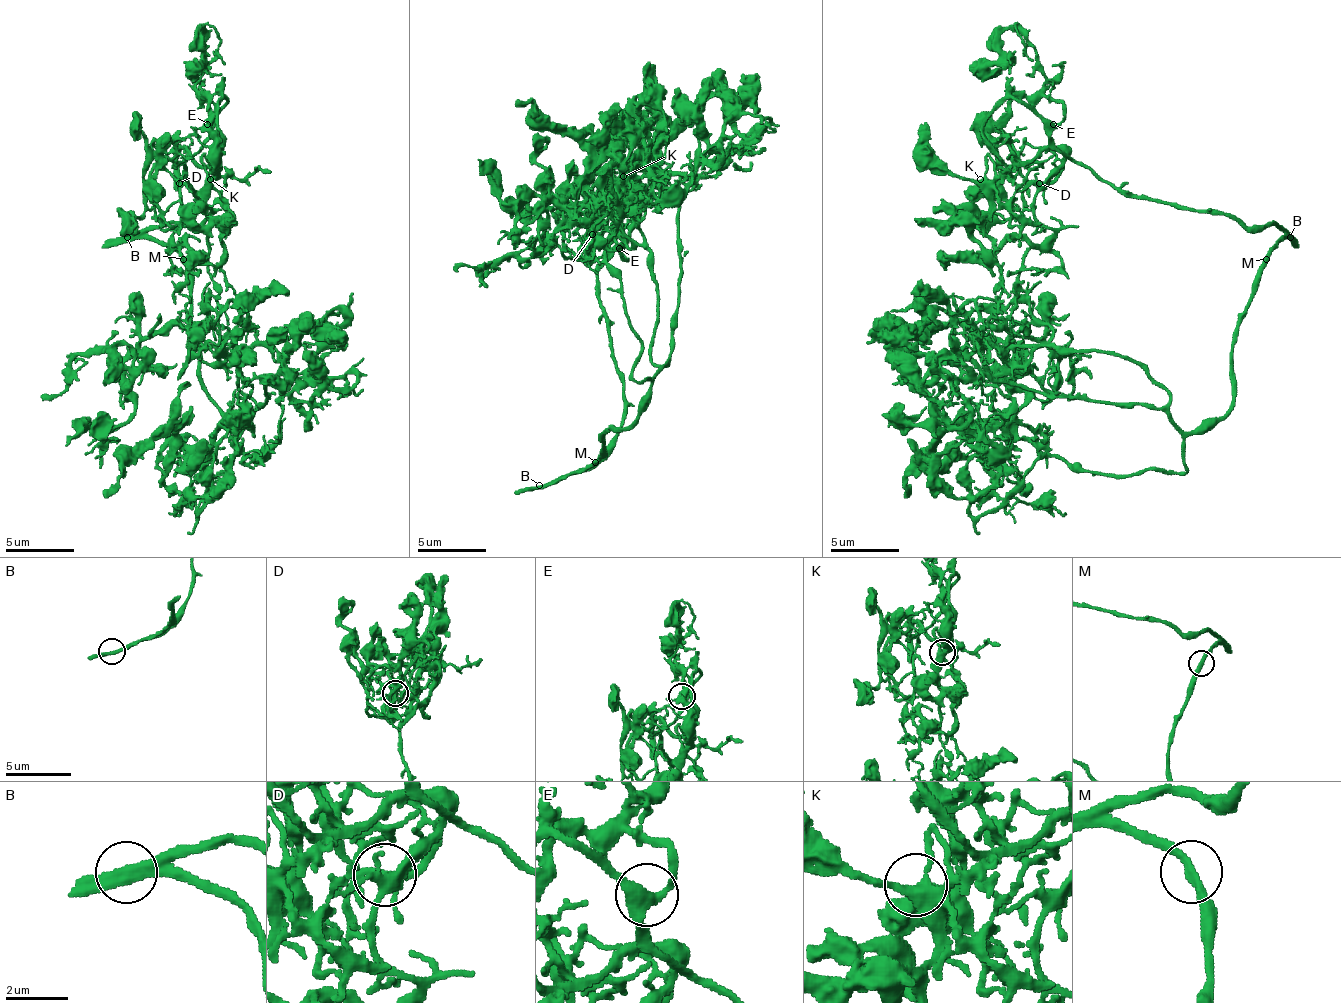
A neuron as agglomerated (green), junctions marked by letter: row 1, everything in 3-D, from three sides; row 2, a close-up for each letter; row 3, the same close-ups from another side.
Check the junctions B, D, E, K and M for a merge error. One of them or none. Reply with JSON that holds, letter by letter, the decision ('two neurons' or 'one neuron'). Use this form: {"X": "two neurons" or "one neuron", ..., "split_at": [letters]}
{"B": "one neuron", "D": "one neuron", "E": "one neuron", "K": "one neuron", "M": "one neuron", "split_at": []}

